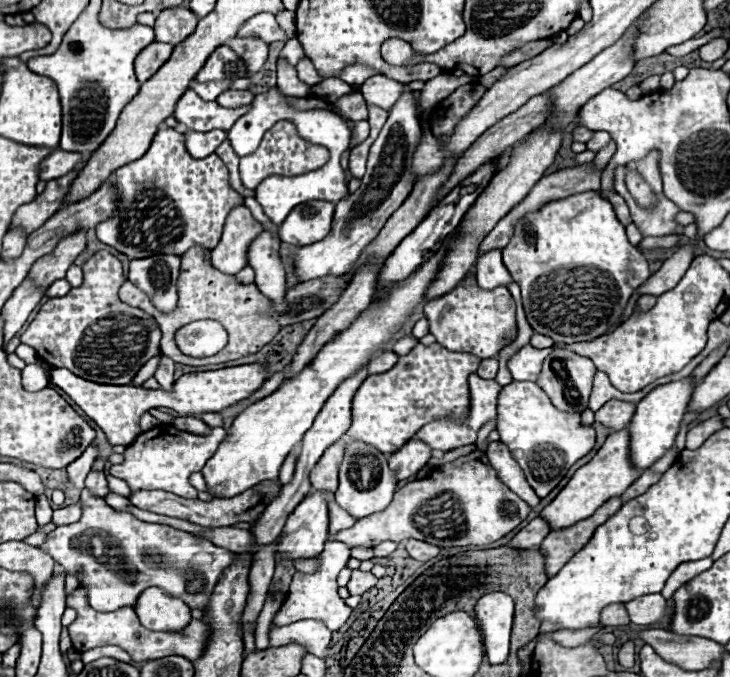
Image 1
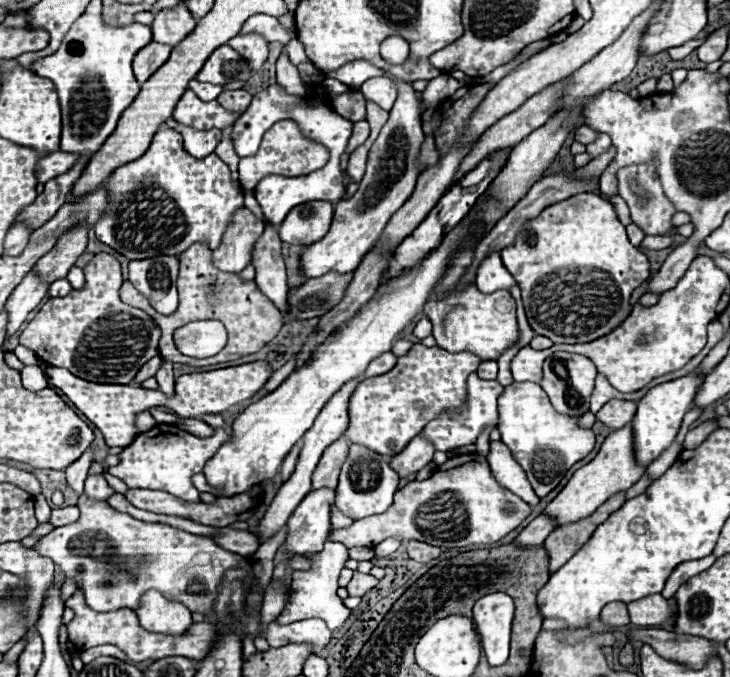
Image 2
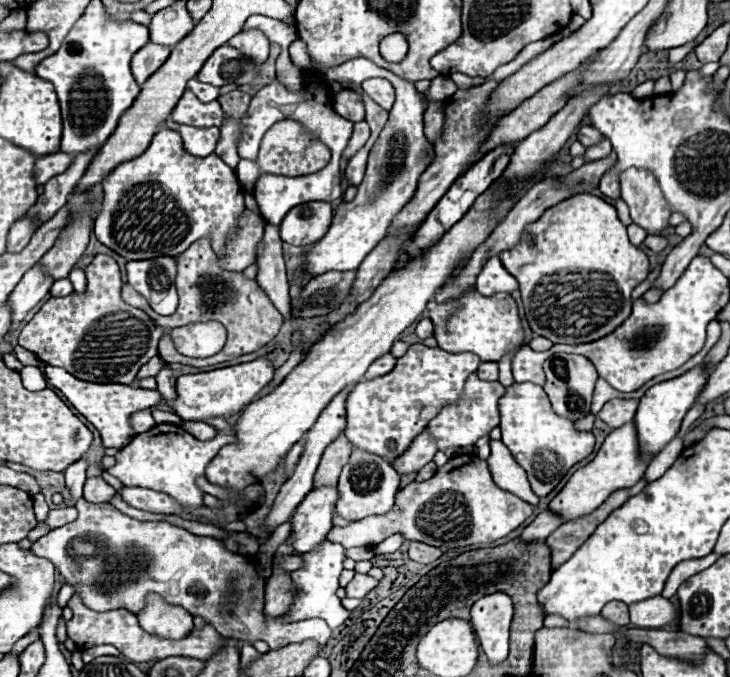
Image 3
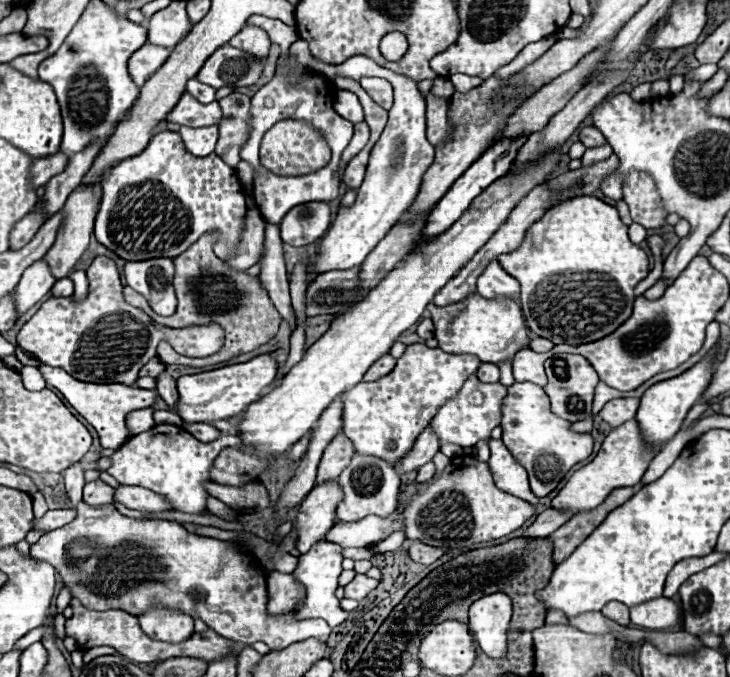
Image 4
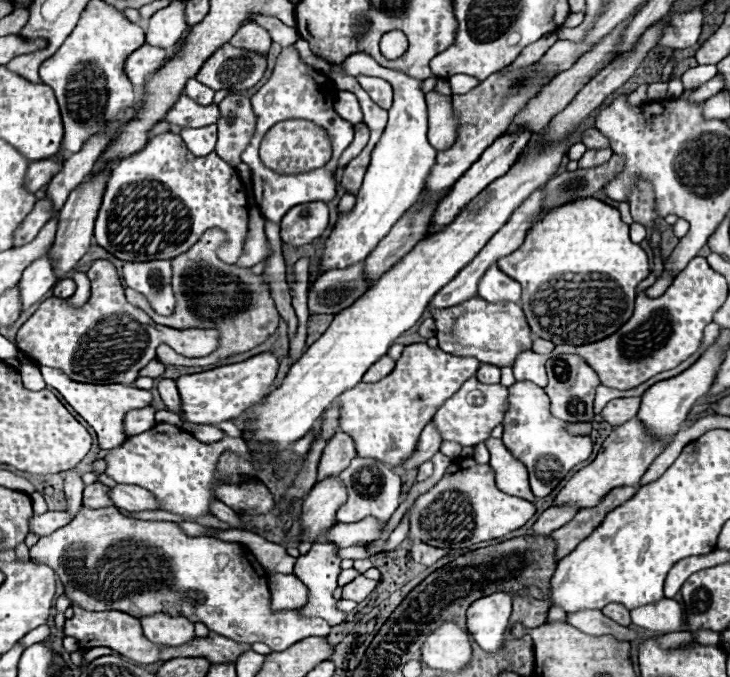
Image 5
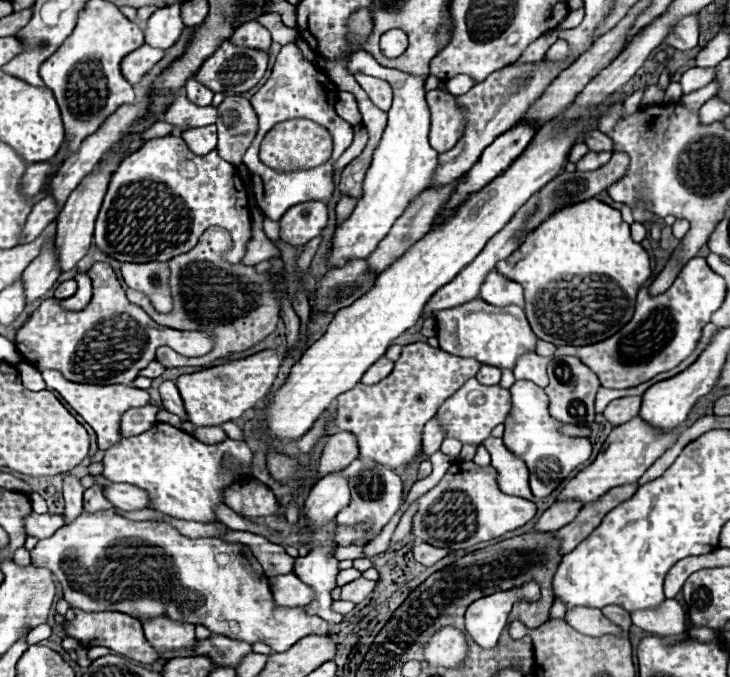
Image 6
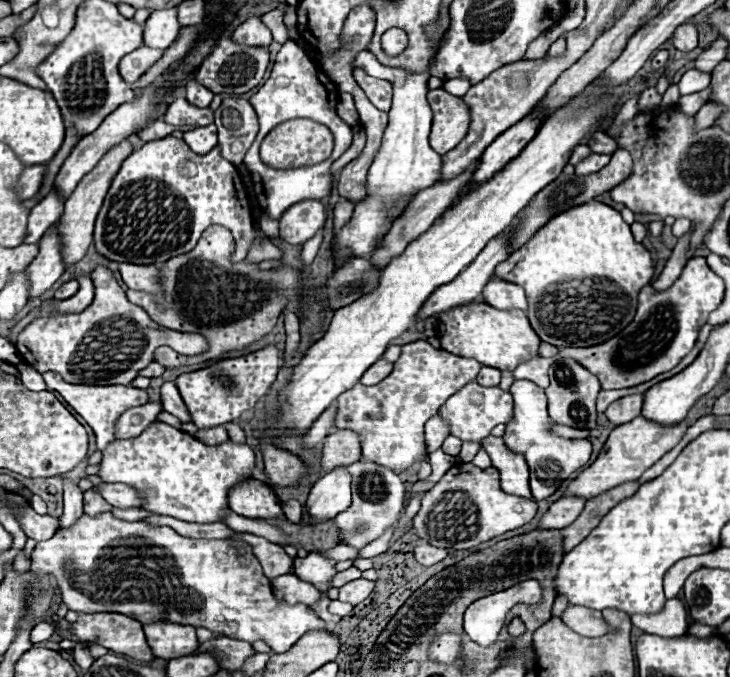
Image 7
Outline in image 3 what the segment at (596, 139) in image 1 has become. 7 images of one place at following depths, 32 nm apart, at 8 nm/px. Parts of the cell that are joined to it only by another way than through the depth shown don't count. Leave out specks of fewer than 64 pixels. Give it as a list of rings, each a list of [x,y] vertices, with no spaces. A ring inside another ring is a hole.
[[[602,136],[602,142],[598,142],[598,144],[586,148],[586,162],[592,162],[592,160],[598,160],[598,158],[606,156],[610,150],[612,150],[610,140],[608,140],[606,136]]]

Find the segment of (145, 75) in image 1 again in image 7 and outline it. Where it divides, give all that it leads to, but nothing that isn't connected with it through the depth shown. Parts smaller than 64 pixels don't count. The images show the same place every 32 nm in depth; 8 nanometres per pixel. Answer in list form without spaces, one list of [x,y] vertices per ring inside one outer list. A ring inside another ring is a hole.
[[[140,46],[138,50],[126,54],[120,60],[120,74],[122,78],[132,84],[138,82],[138,78],[142,74],[146,74],[146,70],[150,70],[150,66],[154,66],[154,62],[158,62],[158,58],[162,58],[162,50],[150,50],[148,46]]]

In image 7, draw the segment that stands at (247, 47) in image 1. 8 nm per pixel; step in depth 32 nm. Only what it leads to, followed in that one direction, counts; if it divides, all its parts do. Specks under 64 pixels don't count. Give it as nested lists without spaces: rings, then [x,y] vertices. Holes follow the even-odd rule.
[[[252,16],[232,32],[232,40],[246,46],[270,46],[272,34],[258,16]]]

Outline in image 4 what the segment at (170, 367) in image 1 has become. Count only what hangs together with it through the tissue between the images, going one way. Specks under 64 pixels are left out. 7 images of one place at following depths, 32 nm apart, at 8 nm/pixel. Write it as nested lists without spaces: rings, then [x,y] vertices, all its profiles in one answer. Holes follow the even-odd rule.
[[[164,370],[158,378],[158,386],[156,386],[156,390],[158,390],[158,394],[162,396],[162,400],[174,410],[174,404],[176,404],[176,400],[178,400],[178,392],[176,392],[176,380]]]

